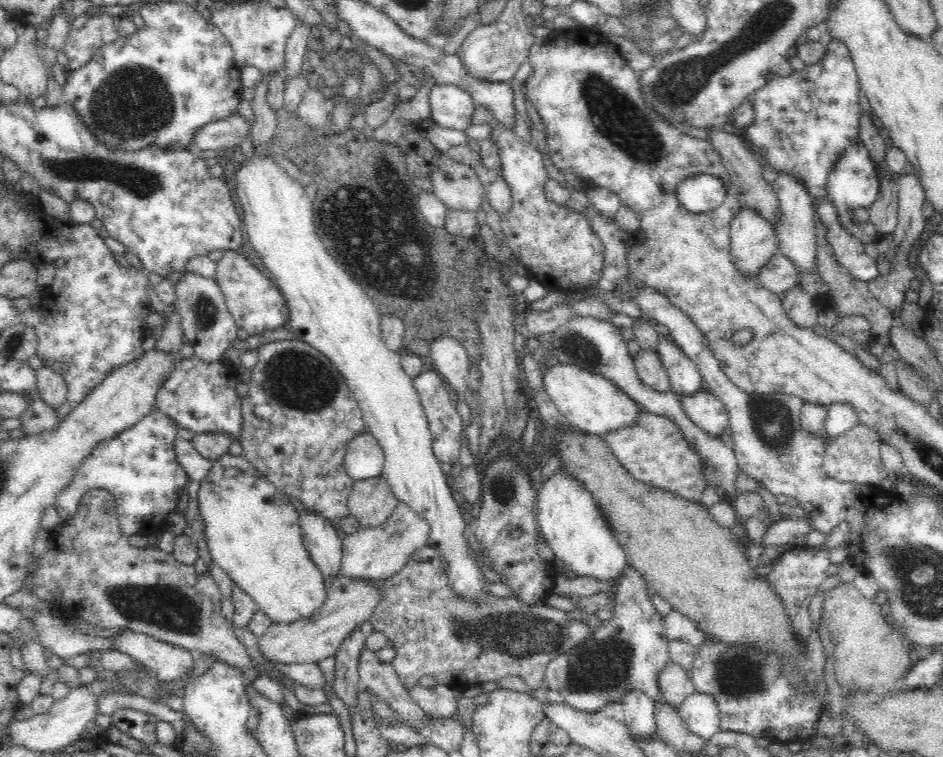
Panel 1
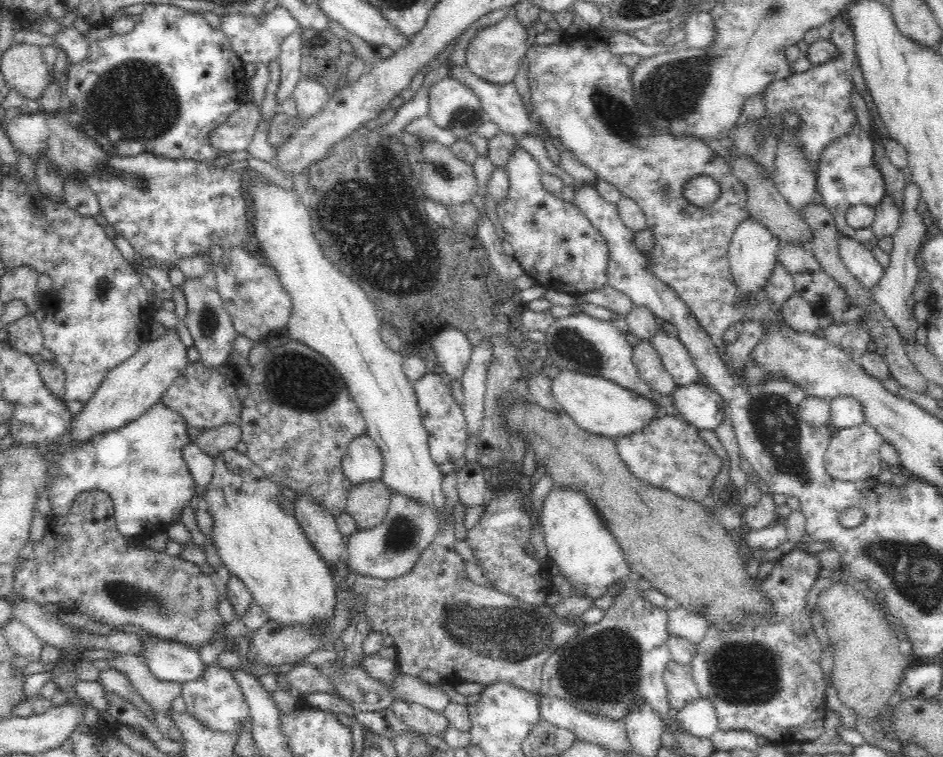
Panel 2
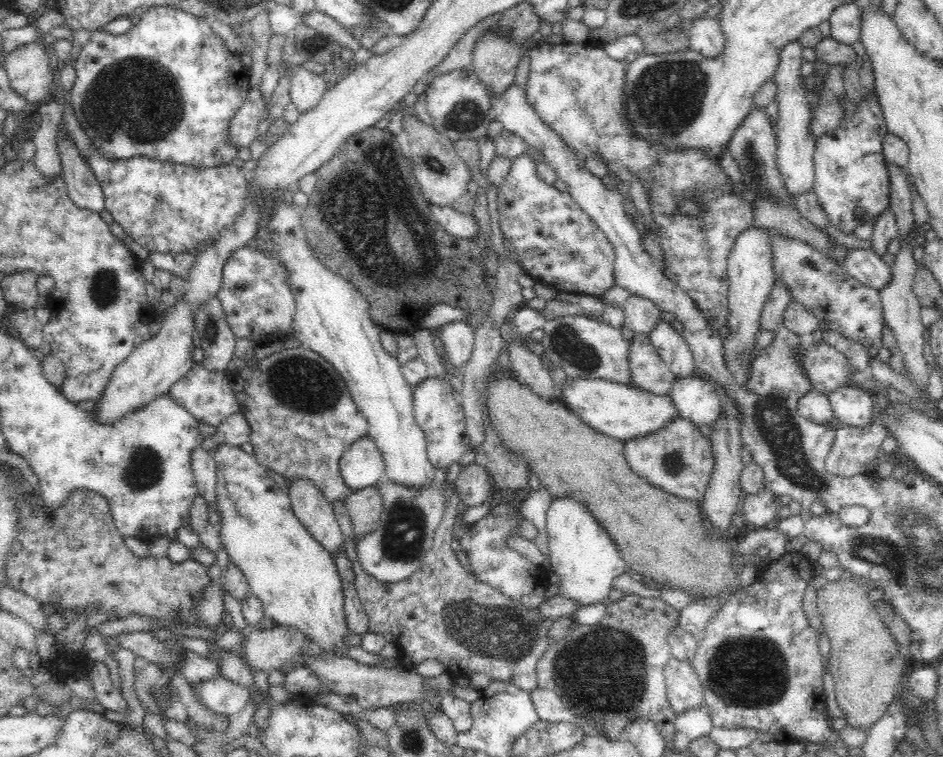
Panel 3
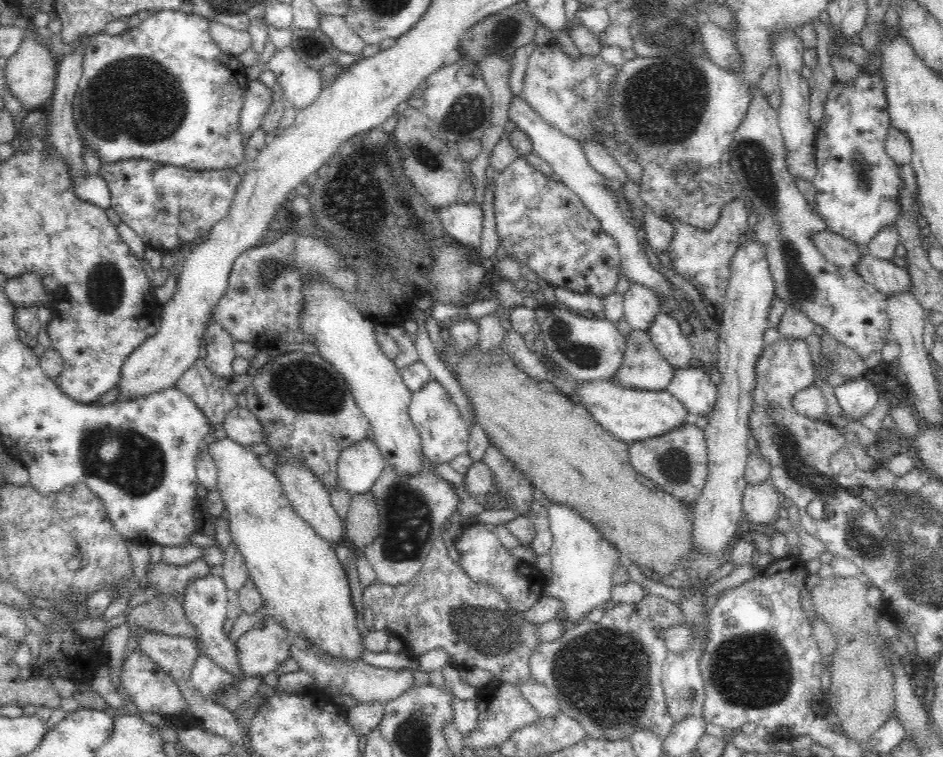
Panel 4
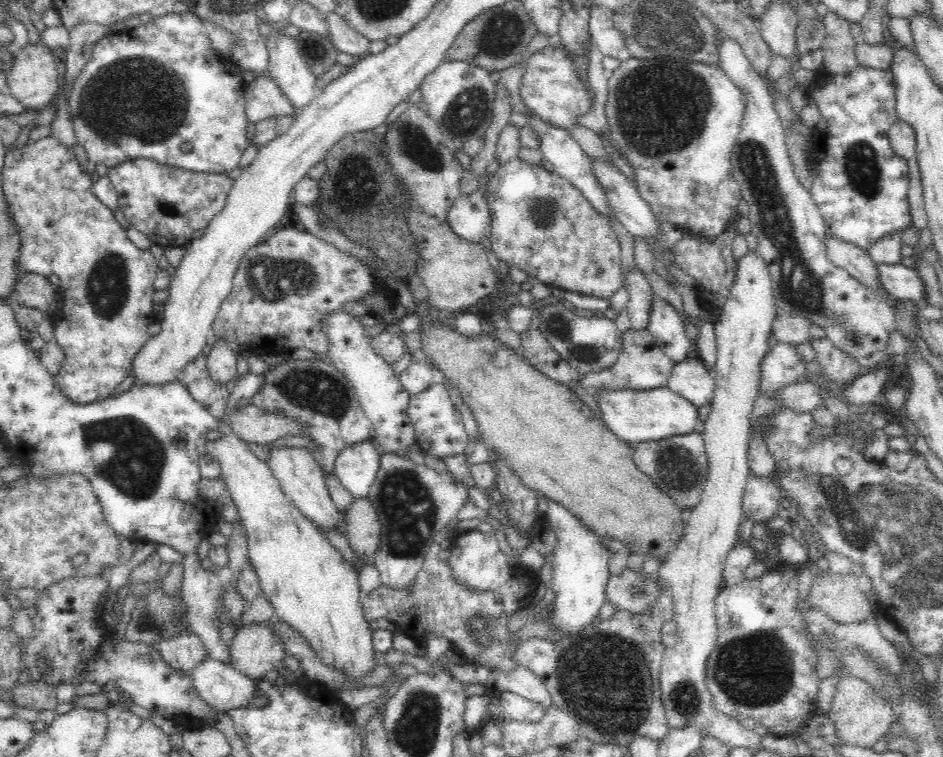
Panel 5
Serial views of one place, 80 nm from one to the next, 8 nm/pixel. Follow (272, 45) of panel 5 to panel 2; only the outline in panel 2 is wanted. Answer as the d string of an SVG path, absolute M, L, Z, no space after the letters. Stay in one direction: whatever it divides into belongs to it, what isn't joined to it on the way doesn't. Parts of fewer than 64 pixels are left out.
M301 78L293 92L299 119L316 116L326 106L331 97L326 89L313 79Z

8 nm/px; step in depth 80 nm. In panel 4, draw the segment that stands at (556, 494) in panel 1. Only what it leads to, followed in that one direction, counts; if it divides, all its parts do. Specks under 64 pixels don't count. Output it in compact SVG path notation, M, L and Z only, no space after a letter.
M552 503L548 509L548 519L553 537L552 548L550 548L550 557L552 557L552 579L542 588L544 597L556 597L563 602L563 614L559 617L560 620L570 623L579 623L585 621L585 616L588 612L592 612L596 606L604 604L611 599L612 579L619 566L626 563L618 550L606 540L606 538L596 530L594 525L586 521L578 511L568 507L568 505L558 505Z

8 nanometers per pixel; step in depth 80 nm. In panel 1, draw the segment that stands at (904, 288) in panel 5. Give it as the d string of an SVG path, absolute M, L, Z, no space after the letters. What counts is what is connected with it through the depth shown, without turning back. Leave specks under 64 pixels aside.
M830 42L826 46L826 55L819 62L806 66L802 71L794 71L786 77L777 77L766 82L763 88L750 92L746 96L746 103L754 109L754 118L750 124L742 128L739 132L747 143L748 148L756 156L760 166L768 165L778 176L780 173L796 177L802 187L808 191L812 206L815 204L815 215L822 221L826 229L826 243L830 243L830 250L834 253L834 258L842 267L850 272L853 278L868 283L879 277L875 255L866 253L866 245L853 237L840 224L838 213L833 202L829 199L827 193L827 180L829 172L833 170L835 162L850 150L854 144L859 142L860 134L860 103L858 94L860 86L855 67L850 58L850 52L841 42Z

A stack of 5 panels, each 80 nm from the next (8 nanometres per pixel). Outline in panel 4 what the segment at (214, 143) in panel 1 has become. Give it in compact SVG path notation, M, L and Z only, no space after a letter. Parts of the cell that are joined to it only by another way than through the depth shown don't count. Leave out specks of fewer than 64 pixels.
M249 82L238 116L238 130L243 140L250 140L251 135L262 124L267 107L272 102L272 91L262 82Z

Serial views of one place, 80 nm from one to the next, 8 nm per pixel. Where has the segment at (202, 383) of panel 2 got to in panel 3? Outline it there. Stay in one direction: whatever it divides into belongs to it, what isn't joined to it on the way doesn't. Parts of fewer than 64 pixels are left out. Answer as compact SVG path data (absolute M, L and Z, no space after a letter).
M202 362L195 363L192 368L180 380L174 381L170 386L168 395L174 403L182 405L190 415L196 419L198 424L210 424L218 426L224 419L241 411L241 406L236 401L234 389L230 383L230 376L223 371L211 371Z

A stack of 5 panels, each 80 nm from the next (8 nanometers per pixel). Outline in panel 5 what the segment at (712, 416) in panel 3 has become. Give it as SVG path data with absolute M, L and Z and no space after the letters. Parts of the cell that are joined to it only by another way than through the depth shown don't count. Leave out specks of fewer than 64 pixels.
M696 355L674 364L667 382L670 390L688 400L696 409L712 402L714 385L713 372Z

